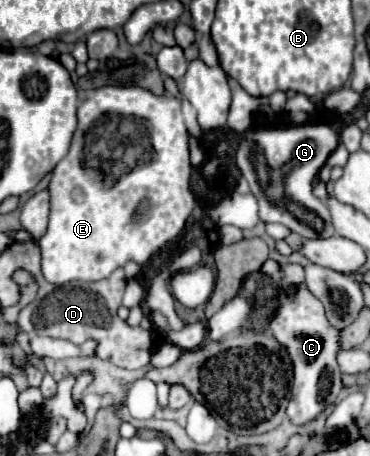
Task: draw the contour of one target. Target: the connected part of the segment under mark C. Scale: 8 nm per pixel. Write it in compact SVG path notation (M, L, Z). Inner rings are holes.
M297 264L283 268L279 288L279 310L273 316L269 330L275 336L275 340L289 350L295 368L295 384L287 416L297 426L313 422L327 406L335 402L335 398L341 392L341 370L335 360L339 352L339 330L331 328L331 324L327 322L321 302L307 290L303 282L303 270ZM291 284L297 286L297 292L293 296L287 296L283 286Z

